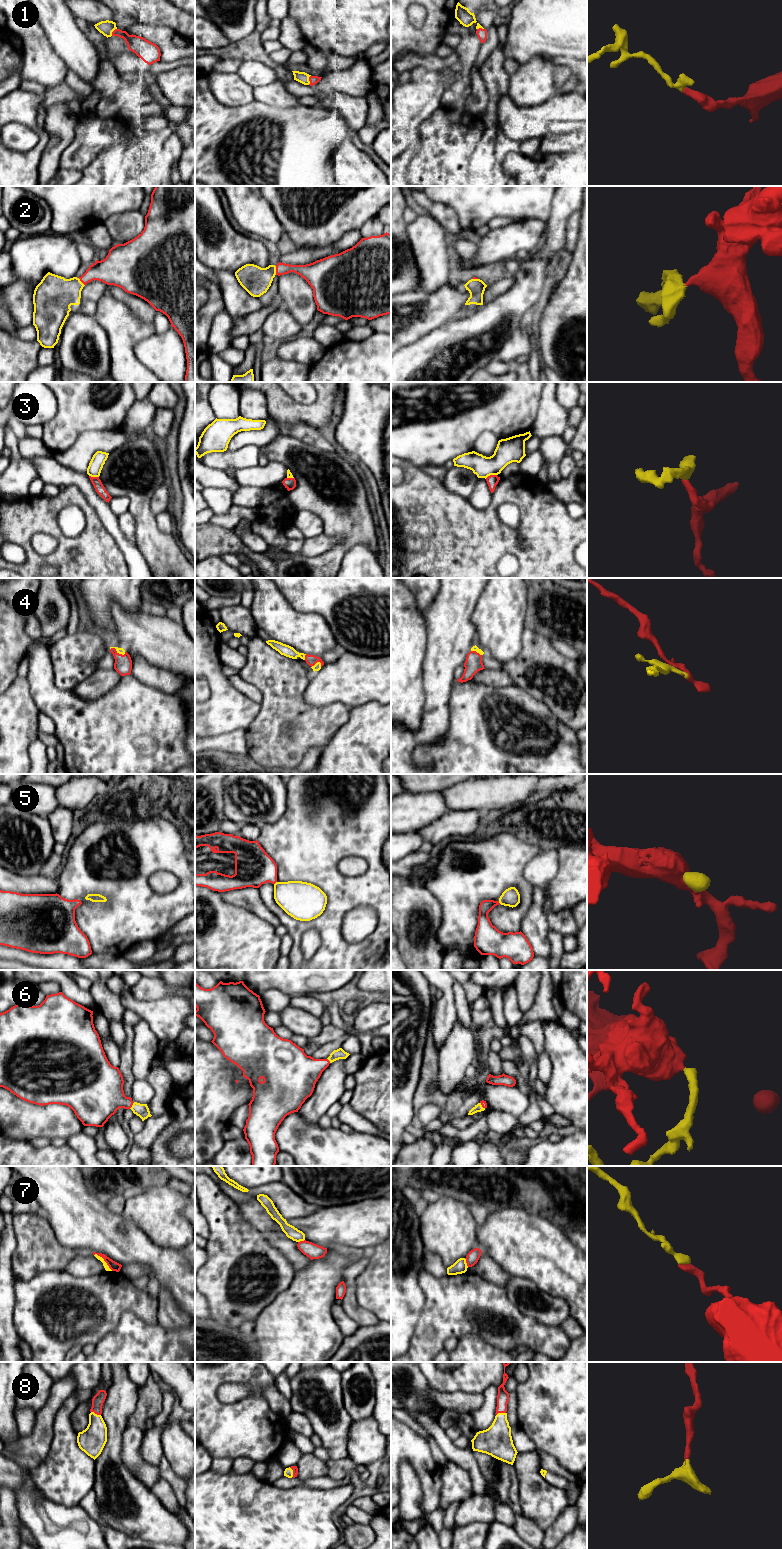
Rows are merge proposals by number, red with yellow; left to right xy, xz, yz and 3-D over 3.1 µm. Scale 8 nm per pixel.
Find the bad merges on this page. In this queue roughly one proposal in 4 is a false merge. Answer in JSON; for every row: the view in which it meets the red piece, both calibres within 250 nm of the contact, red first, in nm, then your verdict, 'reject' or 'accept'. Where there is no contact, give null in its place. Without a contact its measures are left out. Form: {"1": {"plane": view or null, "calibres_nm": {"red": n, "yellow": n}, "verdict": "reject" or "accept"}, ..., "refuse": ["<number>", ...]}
{"1": {"plane": "xz", "calibres_nm": {"red": 70, "yellow": 90}, "verdict": "accept"}, "2": {"plane": "xz", "calibres_nm": {"red": 120, "yellow": 220}, "verdict": "accept"}, "3": {"plane": "yz", "calibres_nm": {"red": 90, "yellow": 200}, "verdict": "reject"}, "4": {"plane": "xz", "calibres_nm": {"red": 90, "yellow": 60}, "verdict": "accept"}, "5": {"plane": "xz", "calibres_nm": {"red": 300, "yellow": 300}, "verdict": "accept"}, "6": {"plane": "xy", "calibres_nm": {"red": 320, "yellow": 110}, "verdict": "accept"}, "7": {"plane": "xy", "calibres_nm": {"red": 80, "yellow": 40}, "verdict": "reject"}, "8": {"plane": "xy", "calibres_nm": {"red": 100, "yellow": 220}, "verdict": "accept"}, "refuse": ["3", "7"]}

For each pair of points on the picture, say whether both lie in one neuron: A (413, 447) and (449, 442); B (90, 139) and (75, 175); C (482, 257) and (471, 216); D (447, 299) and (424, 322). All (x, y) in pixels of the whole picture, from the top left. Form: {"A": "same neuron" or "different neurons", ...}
{"A": "same neuron", "B": "different neurons", "C": "different neurons", "D": "same neuron"}

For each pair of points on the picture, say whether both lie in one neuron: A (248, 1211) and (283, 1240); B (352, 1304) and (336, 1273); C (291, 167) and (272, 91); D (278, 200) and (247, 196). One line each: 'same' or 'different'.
A: same
B: different
C: different
D: different

